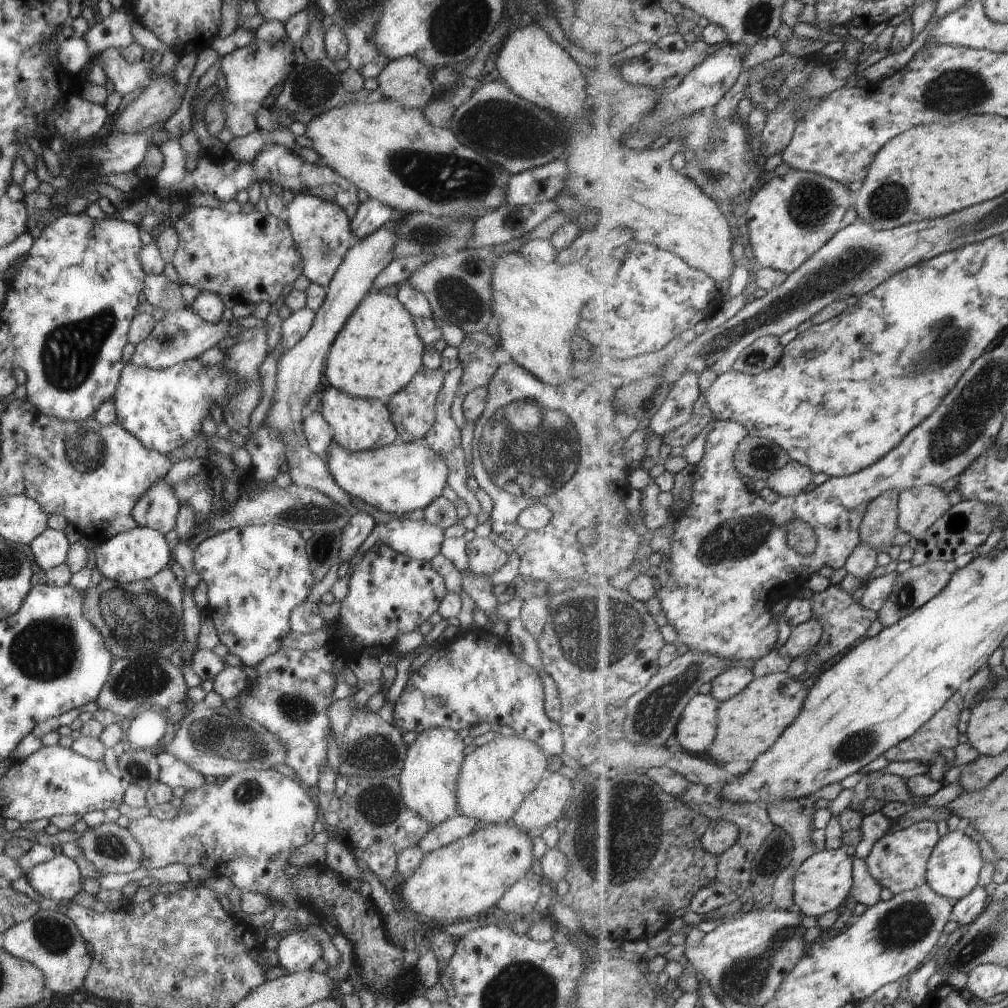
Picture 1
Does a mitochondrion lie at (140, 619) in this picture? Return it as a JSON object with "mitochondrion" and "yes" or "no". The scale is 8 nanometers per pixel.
{"mitochondrion":"yes"}

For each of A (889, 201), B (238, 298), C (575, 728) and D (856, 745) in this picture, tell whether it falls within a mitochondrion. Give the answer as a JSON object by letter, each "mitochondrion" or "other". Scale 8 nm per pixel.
{"A":"mitochondrion","B":"other","C":"other","D":"mitochondrion"}

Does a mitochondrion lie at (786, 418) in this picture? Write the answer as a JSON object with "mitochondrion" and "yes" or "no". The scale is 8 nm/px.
{"mitochondrion":"no"}

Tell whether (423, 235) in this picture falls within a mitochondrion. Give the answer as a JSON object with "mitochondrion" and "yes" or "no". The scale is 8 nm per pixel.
{"mitochondrion":"yes"}

